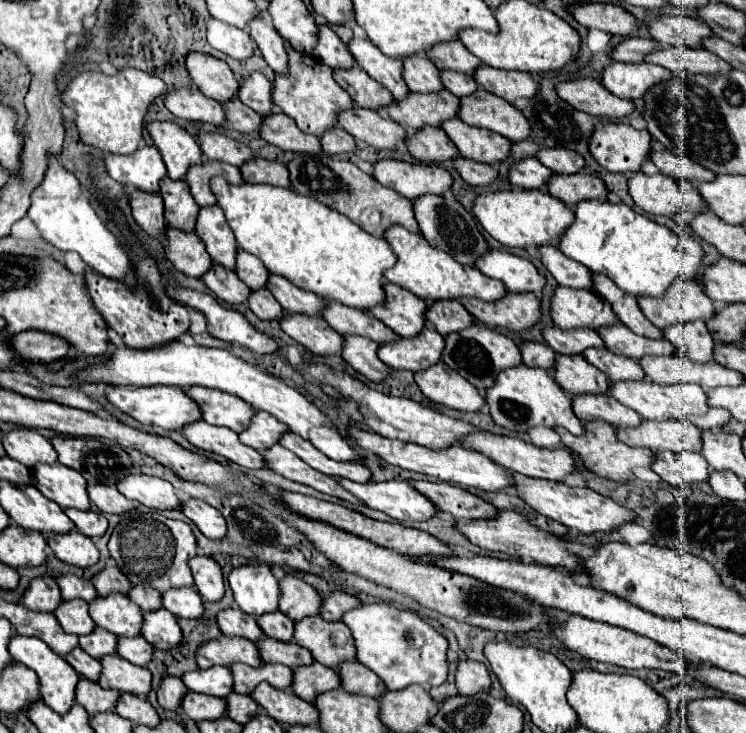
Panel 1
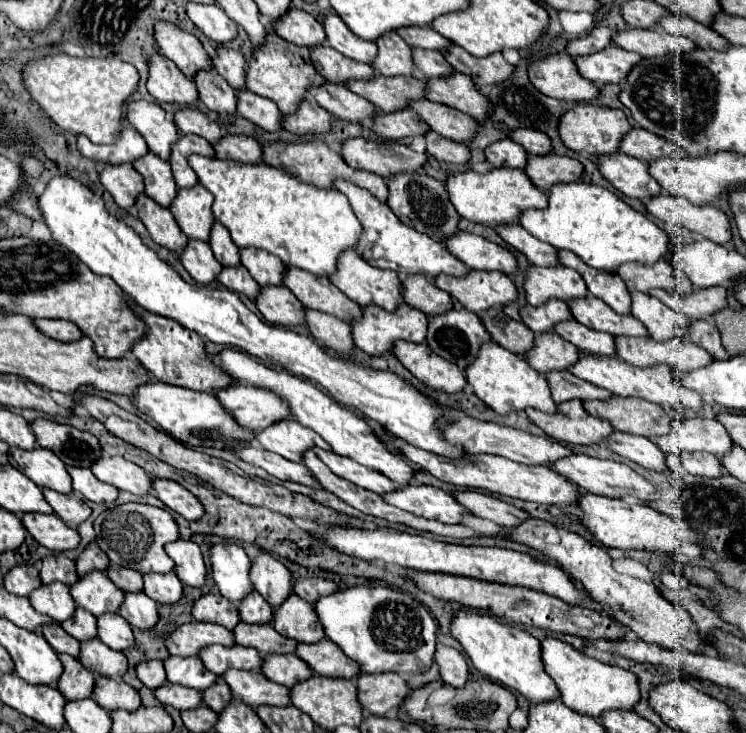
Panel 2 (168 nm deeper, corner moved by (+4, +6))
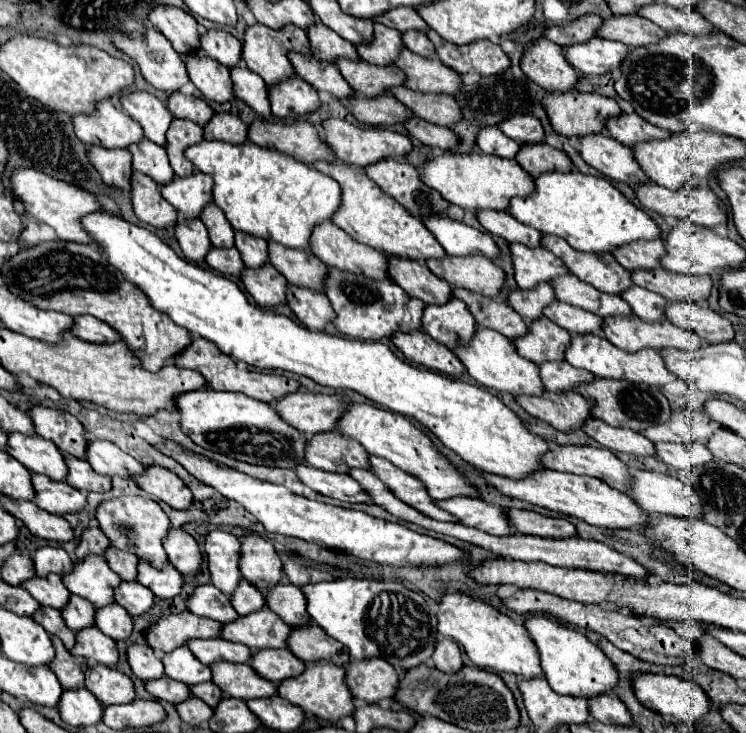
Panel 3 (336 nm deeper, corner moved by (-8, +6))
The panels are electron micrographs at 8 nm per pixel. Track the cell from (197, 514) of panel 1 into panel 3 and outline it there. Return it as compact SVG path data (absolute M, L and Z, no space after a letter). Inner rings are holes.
M146 466L146 472L142 476L136 476L134 480L138 482L140 488L148 492L148 496L166 502L176 510L184 510L192 506L190 488L174 472L162 466Z

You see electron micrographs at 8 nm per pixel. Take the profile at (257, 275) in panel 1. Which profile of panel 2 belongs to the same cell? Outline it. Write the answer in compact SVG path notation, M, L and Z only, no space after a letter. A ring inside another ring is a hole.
M214 220L214 224L212 224L208 244L210 244L210 248L220 264L240 264L238 248L232 244L228 230L218 220Z

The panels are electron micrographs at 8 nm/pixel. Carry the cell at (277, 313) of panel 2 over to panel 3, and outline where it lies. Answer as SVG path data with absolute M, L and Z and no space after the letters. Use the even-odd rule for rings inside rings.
M264 264L262 268L246 268L242 274L242 282L246 290L252 294L258 306L262 308L274 308L278 304L288 302L286 292L288 292L288 280L272 268L272 264Z

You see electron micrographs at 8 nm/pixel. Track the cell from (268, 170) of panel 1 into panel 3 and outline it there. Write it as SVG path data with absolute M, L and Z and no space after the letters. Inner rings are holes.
M214 114L214 118L204 128L204 138L242 144L248 142L248 126L232 114Z

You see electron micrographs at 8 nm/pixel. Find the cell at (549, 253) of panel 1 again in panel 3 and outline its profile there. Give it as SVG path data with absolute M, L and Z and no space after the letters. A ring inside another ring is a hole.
M486 210L486 212L478 212L478 220L480 224L490 232L490 234L498 234L504 240L518 242L530 248L542 248L542 236L540 232L536 232L536 228L528 228L524 224L520 224L512 214L508 212L496 212L496 210Z

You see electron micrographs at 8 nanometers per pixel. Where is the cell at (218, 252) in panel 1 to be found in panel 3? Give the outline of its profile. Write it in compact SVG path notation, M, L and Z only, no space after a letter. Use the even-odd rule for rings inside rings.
M196 170L188 178L174 178L170 184L162 186L162 194L180 212L180 216L192 220L200 218L200 212L212 198L212 188L214 180Z

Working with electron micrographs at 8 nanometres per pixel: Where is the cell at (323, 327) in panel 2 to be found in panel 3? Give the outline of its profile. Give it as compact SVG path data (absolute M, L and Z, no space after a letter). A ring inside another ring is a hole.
M290 286L288 304L298 316L298 320L310 330L326 332L328 324L332 324L332 320L336 318L336 312L332 312L330 300L320 292L310 292L306 288Z

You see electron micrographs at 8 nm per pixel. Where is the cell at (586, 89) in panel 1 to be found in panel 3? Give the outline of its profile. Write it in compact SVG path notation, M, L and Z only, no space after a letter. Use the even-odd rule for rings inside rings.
M540 38L526 48L522 56L522 68L532 82L540 84L548 92L576 90L580 82L580 74L564 56L564 48L548 38Z

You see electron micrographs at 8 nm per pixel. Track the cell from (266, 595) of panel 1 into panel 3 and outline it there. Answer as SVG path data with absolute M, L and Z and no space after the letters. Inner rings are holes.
M212 530L206 536L206 558L208 570L212 574L212 584L224 592L232 594L236 584L240 584L240 540L222 530Z

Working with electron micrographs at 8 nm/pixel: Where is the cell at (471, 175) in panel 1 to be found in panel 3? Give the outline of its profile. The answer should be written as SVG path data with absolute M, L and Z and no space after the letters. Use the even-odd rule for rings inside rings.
M412 116L404 126L410 132L410 136L414 136L416 140L420 140L426 146L440 148L440 150L452 150L458 144L456 134L452 130L440 128L440 126L430 124L430 122L424 122L418 116Z

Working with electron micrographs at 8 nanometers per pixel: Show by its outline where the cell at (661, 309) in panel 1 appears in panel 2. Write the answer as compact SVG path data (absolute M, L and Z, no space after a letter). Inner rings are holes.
M658 260L656 264L638 264L628 262L618 268L620 278L626 282L628 290L640 290L648 292L650 288L676 288L680 292L692 292L690 280L672 268L668 260Z

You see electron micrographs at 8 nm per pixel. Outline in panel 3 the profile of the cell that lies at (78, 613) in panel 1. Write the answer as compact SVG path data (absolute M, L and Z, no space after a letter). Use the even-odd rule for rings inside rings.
M52 574L46 578L34 578L34 580L26 580L22 584L42 606L50 606L56 610L66 608L68 600L70 600L70 592L62 582L62 576Z

